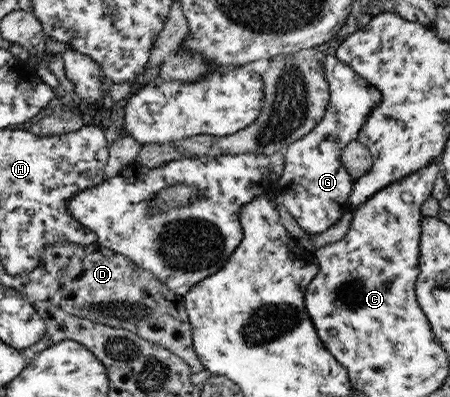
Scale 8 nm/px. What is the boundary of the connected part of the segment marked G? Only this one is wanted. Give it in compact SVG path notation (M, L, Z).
M328 51L327 77L331 77L330 101L331 109L327 109L327 117L323 116L321 123L317 125L307 136L301 140L294 141L284 152L284 172L277 178L272 186L272 192L281 203L289 210L294 220L301 226L307 235L317 235L329 229L337 223L337 220L350 208L350 195L354 191L353 179L350 172L343 167L341 155L342 149L357 139L359 130L366 123L368 117L373 113L377 105L383 101L381 90L371 85L365 77L355 73L351 66L340 58L335 57L332 51Z

